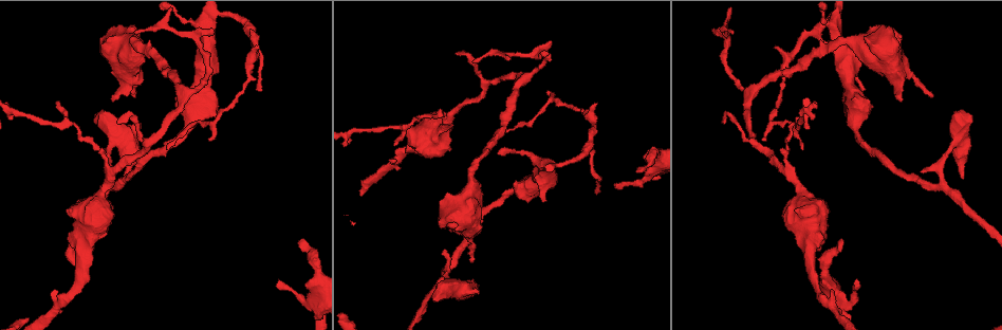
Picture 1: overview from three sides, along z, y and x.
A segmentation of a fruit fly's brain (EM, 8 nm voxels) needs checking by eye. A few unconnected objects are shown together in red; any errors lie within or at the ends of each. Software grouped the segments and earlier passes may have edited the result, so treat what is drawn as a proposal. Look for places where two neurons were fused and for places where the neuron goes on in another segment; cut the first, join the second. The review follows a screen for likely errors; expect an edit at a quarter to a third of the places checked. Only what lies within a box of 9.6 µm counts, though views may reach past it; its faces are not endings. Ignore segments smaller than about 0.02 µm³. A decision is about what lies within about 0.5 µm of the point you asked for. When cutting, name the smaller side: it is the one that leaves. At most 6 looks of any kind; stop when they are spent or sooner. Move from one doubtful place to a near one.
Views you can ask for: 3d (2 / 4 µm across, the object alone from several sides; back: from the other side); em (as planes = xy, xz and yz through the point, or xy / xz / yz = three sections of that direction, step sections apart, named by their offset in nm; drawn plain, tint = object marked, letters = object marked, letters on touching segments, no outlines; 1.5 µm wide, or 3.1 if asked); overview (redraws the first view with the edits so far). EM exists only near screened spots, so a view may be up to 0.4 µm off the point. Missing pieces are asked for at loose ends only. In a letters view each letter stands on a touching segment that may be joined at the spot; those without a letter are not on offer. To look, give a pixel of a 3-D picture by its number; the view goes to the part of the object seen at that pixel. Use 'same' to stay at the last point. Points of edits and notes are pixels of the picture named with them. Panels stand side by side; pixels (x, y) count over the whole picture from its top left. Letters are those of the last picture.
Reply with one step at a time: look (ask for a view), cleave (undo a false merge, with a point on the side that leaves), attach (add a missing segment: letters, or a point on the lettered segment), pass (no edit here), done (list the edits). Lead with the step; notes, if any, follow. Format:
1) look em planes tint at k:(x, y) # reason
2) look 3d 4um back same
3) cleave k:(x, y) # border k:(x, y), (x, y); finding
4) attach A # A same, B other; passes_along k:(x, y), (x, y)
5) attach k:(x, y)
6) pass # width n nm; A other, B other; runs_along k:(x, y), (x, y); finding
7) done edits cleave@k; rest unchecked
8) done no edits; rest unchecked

look em yz step 8 letters at 1:(102, 199) # calibre changes

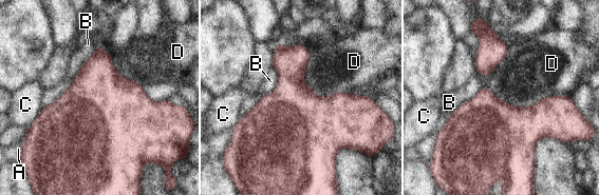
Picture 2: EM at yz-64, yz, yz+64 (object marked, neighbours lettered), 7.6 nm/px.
pass # A other, B other, C other, D other; border 2:(481, 88), (516, 105), (569, 95); continuous, no second neuron

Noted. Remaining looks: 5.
look 3d 4um at 1:(763, 140) # thin end

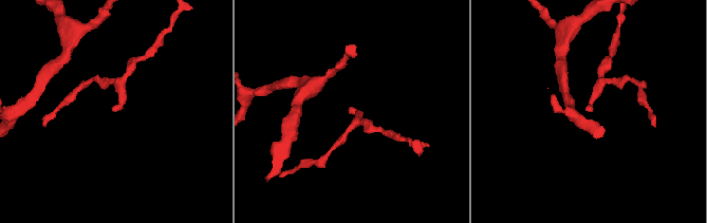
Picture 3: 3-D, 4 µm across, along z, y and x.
look em planes letters at 3:(113, 111)

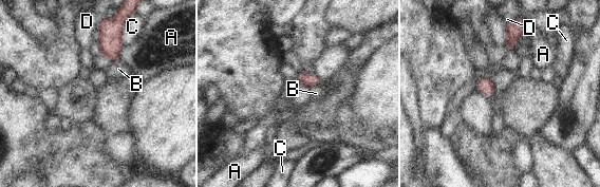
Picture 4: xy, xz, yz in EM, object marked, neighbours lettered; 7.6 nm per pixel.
pass # A other, B other, C other, D other; border 4:(118, 58), (114, 61); no lettered segment goes on from it

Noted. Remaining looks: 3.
look 3d 2um at 1:(862, 89) # an open end

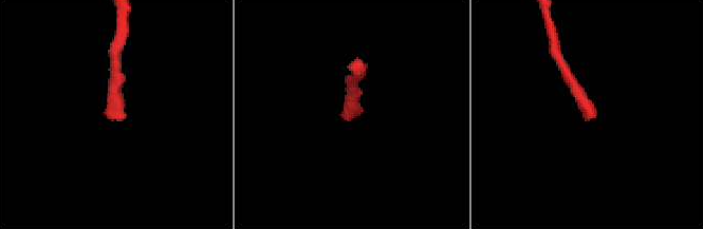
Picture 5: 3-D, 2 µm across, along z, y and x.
look em planes letters at 5:(588, 119) # shape alone is not enough

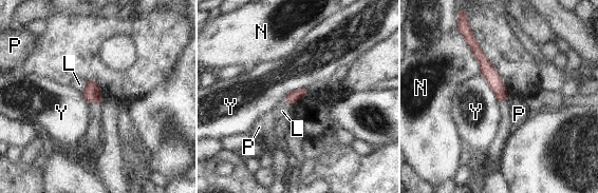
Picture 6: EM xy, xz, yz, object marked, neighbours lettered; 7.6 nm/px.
pass # longest_contact N 300 nm; L other, N other, P other, Y other; no lettered segment goes on from it

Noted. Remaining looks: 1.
done no edits; rest unchecked

